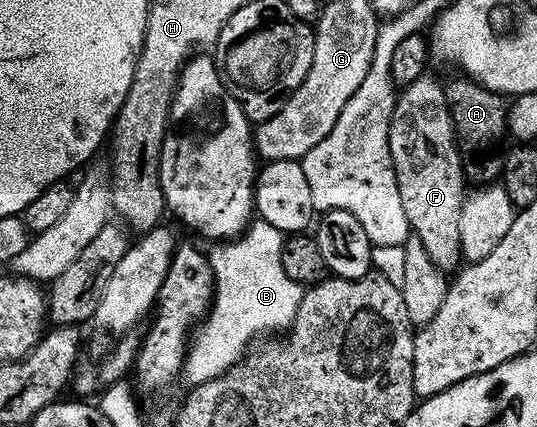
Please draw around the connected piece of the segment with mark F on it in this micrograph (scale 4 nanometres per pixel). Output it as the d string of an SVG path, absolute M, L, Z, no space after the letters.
M425 75L403 86L389 123L390 159L411 236L420 240L422 247L426 247L426 255L430 255L433 263L443 271L455 270L462 261L458 219L466 188L459 148L444 85L431 75Z

